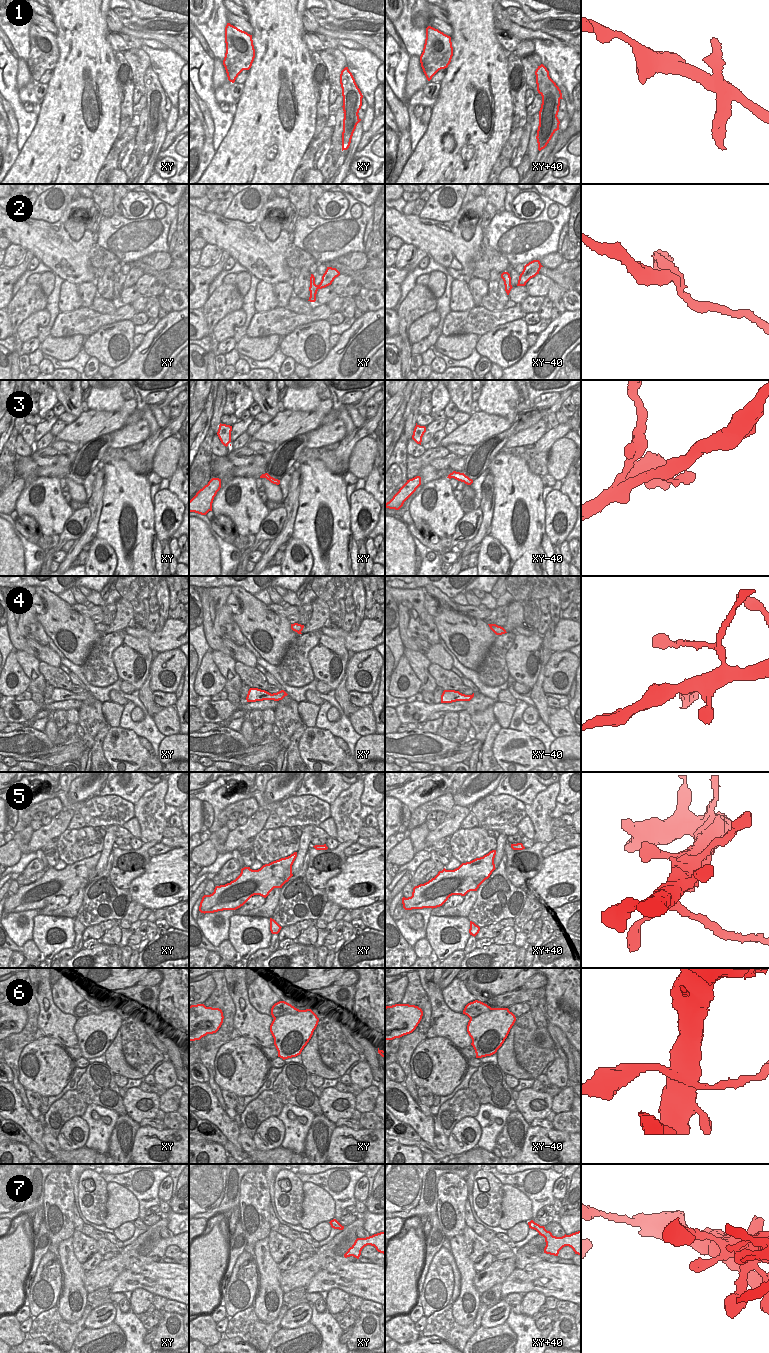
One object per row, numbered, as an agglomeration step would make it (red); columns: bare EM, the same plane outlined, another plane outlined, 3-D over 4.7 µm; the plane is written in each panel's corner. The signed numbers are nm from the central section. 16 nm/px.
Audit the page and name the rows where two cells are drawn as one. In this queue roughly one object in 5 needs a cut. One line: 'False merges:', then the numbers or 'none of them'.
False merges: 1, 5.

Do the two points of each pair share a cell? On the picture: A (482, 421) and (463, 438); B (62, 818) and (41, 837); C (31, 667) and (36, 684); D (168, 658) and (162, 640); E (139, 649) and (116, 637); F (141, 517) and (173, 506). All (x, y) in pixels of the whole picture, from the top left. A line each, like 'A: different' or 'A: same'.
A: same
B: same
C: same
D: different
E: different
F: different

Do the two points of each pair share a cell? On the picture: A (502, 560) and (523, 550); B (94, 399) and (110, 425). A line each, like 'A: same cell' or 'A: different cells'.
A: different cells
B: different cells

